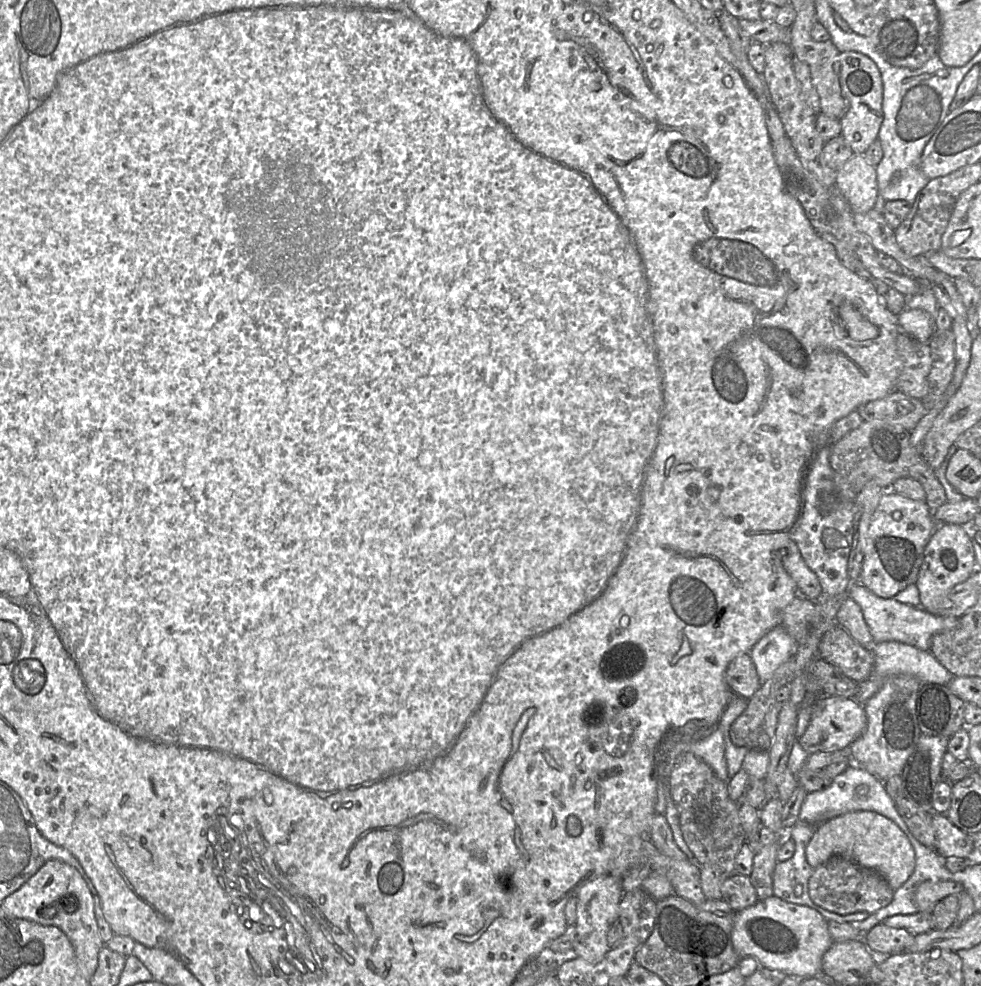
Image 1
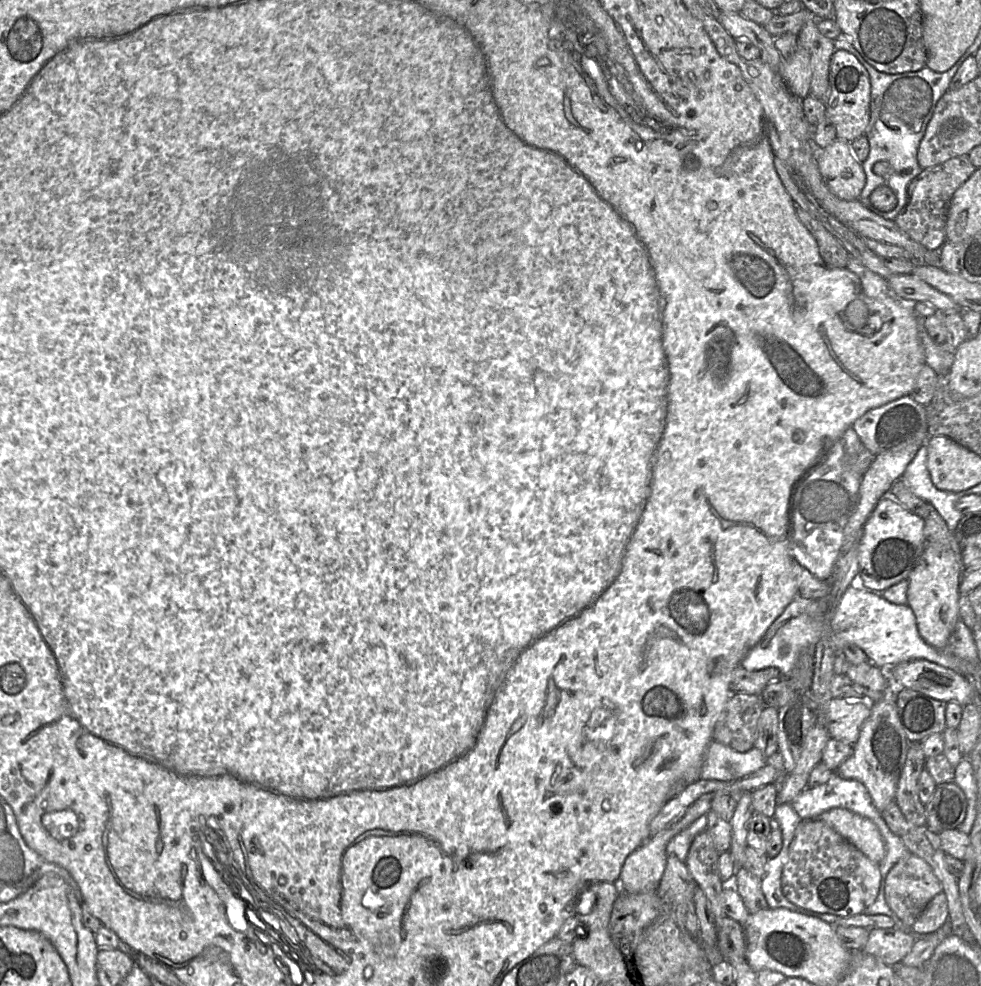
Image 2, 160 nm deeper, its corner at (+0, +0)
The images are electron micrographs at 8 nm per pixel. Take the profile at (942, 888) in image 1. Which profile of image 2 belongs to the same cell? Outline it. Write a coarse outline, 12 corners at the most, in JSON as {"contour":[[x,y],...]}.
{"contour":[[913,853],[884,879],[885,900],[912,927],[943,886]]}

